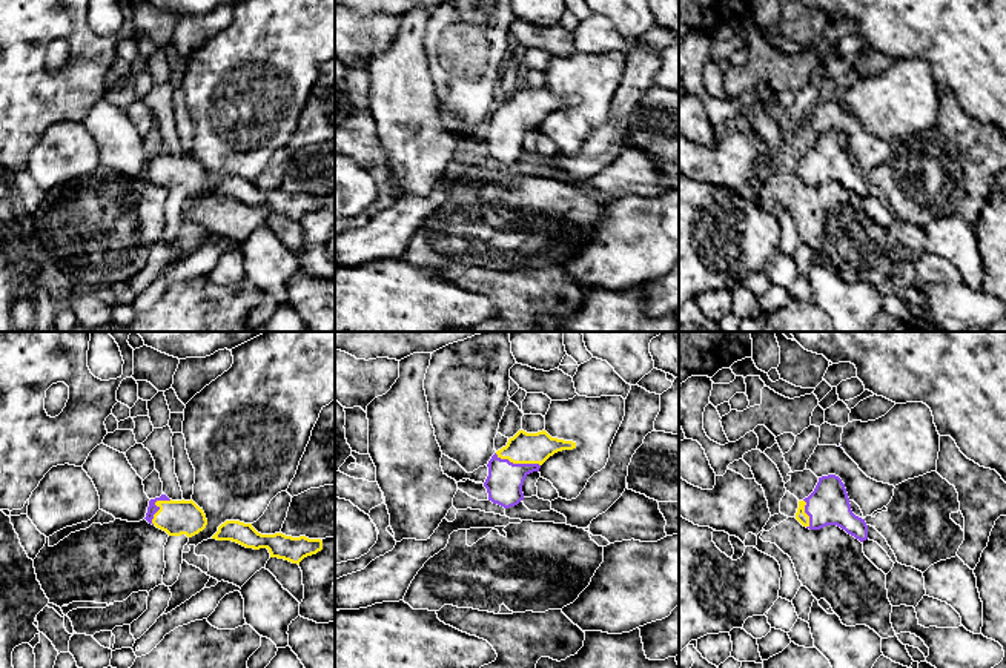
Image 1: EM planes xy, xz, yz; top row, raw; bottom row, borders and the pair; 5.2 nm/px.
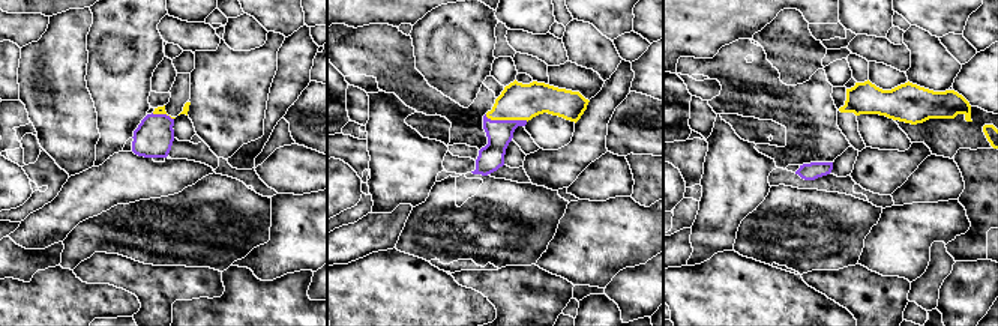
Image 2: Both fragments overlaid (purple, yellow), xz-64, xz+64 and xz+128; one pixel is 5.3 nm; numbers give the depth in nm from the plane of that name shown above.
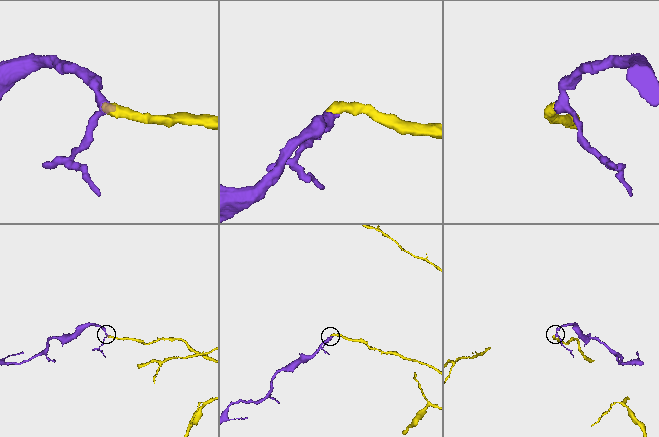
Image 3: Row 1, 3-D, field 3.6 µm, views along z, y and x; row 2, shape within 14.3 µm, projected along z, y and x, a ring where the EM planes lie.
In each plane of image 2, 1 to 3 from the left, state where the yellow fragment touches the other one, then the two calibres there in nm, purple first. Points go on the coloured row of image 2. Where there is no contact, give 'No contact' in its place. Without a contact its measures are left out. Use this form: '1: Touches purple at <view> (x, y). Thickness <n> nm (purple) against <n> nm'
1: Touches purple at xz-64 (162, 114). Thickness 200 nm (purple) against 50 nm
2: Touches purple at xz+64 (506, 120). Thickness 140 nm (purple) against 200 nm
3: No contact

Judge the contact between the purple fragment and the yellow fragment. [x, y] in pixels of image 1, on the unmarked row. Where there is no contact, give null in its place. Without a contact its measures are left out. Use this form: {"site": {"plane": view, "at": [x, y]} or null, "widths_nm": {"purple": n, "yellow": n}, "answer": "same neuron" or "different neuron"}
{"site": {"plane": "xz", "at": [518, 120]}, "widths_nm": {"purple": 190, "yellow": 160}, "answer": "same neuron"}

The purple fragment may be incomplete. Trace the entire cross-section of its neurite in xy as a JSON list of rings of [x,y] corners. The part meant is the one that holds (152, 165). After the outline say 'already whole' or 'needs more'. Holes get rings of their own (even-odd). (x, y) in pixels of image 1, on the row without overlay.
[[[166,150],[149,157],[144,175],[169,192],[186,190],[187,193],[192,193],[207,181],[203,164],[192,155],[172,157]]]; needs more

